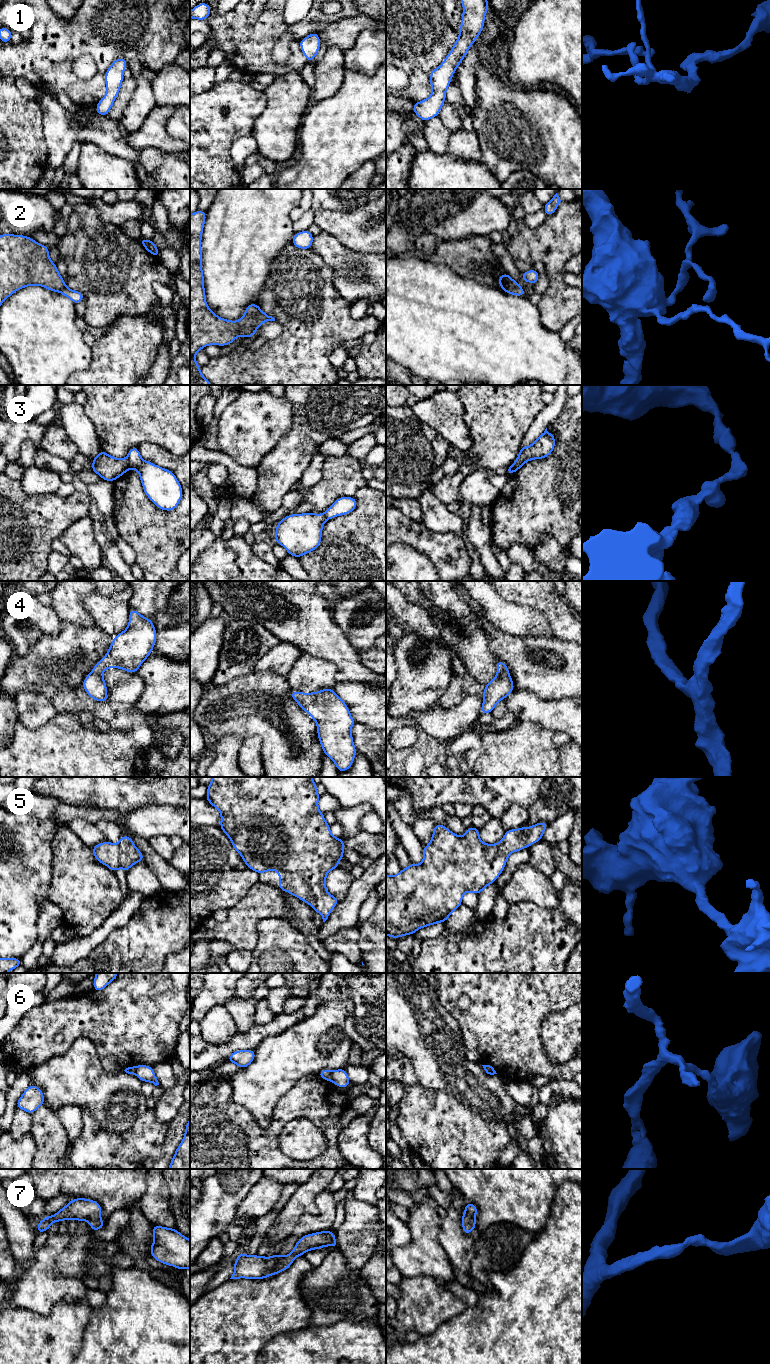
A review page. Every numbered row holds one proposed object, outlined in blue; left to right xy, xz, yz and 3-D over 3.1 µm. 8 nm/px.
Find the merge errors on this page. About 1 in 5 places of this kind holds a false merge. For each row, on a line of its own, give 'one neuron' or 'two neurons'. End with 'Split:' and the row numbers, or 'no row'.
1: one neuron
2: two neurons
3: two neurons
4: one neuron
5: one neuron
6: two neurons
7: one neuron
Split: 2, 3, 6

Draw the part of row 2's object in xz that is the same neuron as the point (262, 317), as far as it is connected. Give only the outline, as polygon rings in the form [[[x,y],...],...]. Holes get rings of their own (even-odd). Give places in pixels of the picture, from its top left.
[[[261,309],[258,313],[258,318],[256,322],[257,328],[259,328],[264,322],[266,321],[275,321],[275,318],[272,316],[269,316],[268,314],[264,313]]]

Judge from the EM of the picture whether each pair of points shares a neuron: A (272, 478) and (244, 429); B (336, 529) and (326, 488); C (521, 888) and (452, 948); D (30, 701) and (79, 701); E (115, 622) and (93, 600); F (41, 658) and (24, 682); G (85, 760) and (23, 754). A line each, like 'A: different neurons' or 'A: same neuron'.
A: different neurons
B: different neurons
C: different neurons
D: different neurons
E: same neuron
F: same neuron
G: same neuron

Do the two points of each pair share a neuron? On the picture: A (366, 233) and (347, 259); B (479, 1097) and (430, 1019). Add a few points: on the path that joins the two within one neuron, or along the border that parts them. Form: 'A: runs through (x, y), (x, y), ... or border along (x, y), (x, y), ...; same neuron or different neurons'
A: border along (334, 237), (353, 251), (373, 253), (375, 255); different neurons
B: runs through (461, 1078), (437, 1054), (430, 1038); same neuron

